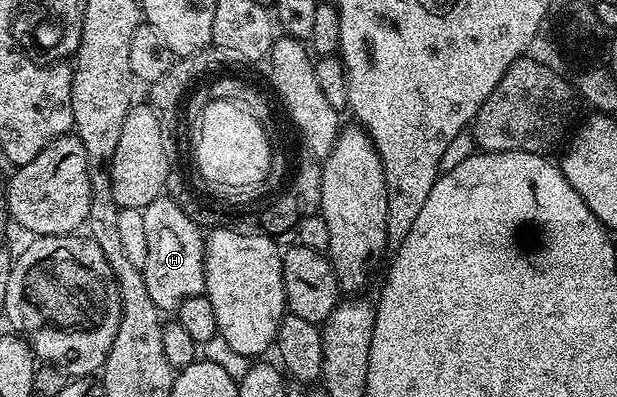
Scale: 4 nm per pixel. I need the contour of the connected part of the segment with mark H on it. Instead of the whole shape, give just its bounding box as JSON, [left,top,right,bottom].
[142,197,206,313]

